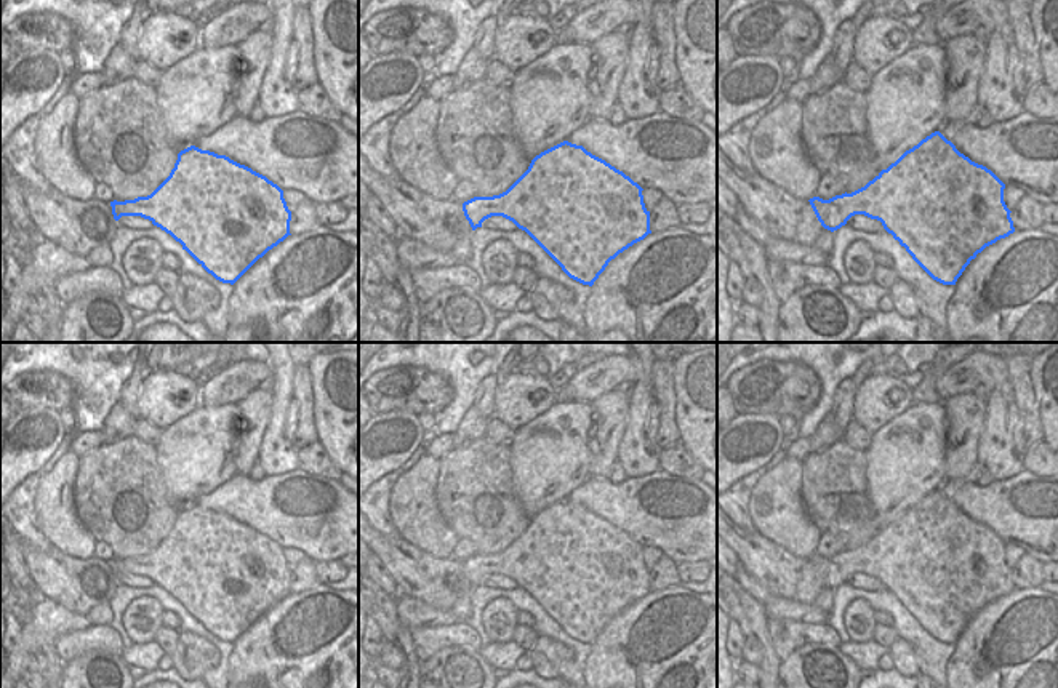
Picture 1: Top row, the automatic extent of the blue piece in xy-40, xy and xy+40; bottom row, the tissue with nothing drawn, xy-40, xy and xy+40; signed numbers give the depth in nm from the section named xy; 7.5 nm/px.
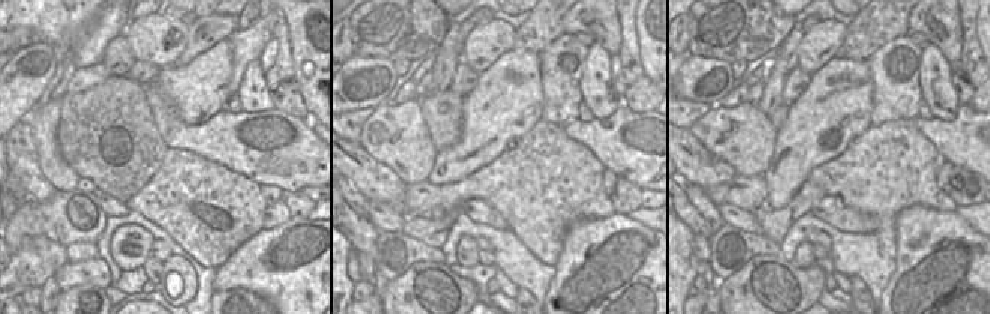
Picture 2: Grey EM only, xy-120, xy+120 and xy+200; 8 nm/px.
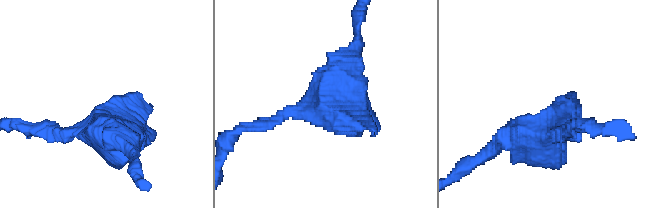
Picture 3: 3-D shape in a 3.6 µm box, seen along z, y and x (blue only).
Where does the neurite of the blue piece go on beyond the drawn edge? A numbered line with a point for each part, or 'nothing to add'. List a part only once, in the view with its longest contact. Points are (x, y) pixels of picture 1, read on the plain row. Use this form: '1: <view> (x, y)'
nothing to add

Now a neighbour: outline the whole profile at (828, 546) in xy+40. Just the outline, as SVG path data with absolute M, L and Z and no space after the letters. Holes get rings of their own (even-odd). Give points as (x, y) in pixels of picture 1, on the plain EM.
M824 533L824 534L821 534L815 555L829 558L829 557L832 557L836 554L842 554L842 552L845 552L842 539L832 536L829 533Z

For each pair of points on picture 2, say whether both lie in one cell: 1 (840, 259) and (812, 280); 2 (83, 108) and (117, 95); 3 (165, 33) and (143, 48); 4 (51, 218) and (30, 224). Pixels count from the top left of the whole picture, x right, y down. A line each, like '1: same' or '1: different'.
1: different
2: same
3: same
4: different

